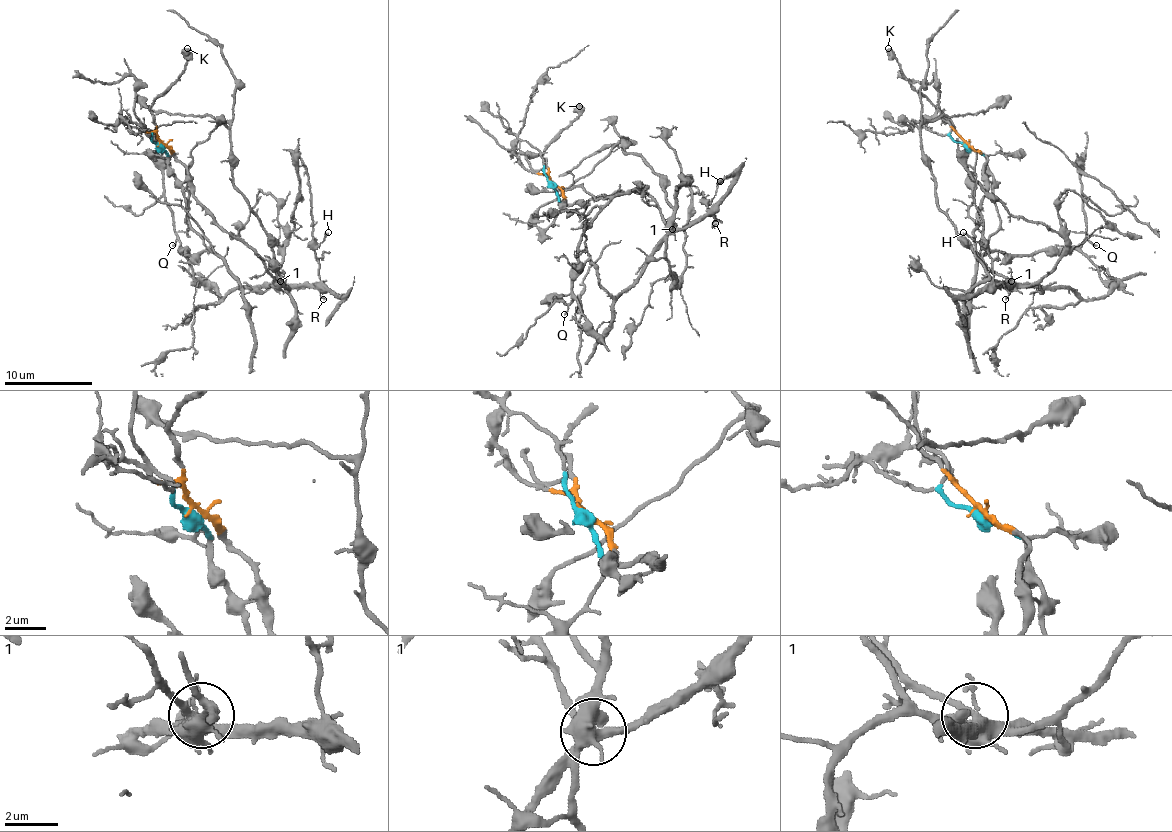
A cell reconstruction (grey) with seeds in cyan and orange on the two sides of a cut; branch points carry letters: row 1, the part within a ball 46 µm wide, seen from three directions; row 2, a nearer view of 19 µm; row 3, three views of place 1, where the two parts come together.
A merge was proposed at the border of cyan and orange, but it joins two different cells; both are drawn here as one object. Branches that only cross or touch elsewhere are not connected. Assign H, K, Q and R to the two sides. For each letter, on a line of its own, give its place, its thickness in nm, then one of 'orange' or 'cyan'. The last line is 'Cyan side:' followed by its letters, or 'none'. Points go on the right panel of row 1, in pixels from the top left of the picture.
H: (963, 232) | 130 nm | orange
K: (888, 48) | 600 nm | orange
Q: (1096, 245) | 130 nm | cyan
R: (1005, 299) | 110 nm | orange
Cyan side: Q

